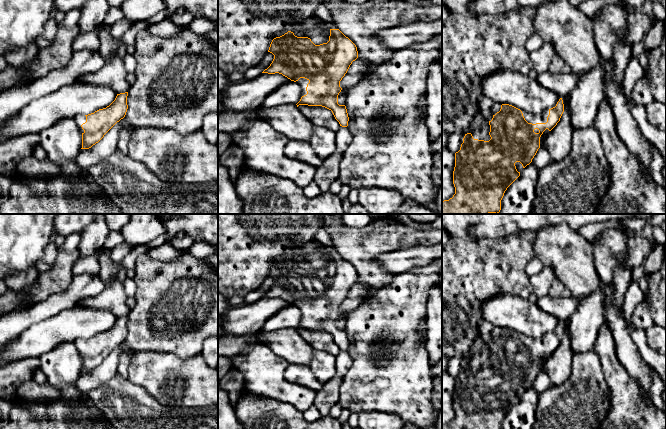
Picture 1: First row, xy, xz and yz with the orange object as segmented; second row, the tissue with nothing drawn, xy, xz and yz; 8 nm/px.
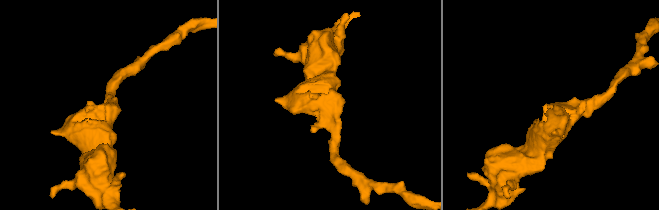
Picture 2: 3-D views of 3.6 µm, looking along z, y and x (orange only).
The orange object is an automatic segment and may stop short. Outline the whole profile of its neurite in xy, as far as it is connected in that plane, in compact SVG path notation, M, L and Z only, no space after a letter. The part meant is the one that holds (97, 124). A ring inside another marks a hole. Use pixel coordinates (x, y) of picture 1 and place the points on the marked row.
M128 92L117 94L115 100L106 108L94 113L76 116L76 122L82 133L82 148L89 149L98 143L104 135L126 115Z

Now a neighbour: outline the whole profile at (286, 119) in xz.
M262 104L257 108L265 121L278 133L289 140L309 141L313 124L299 111L296 104L277 105L265 108Z

